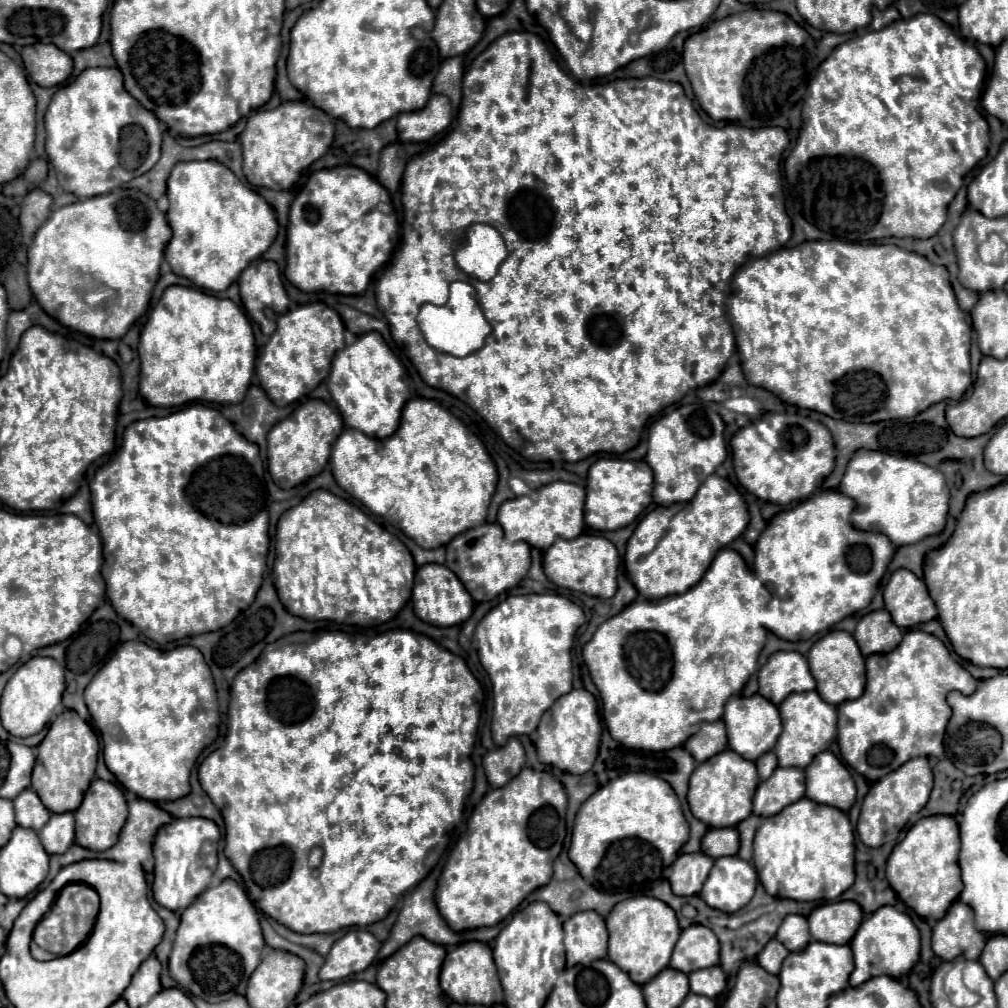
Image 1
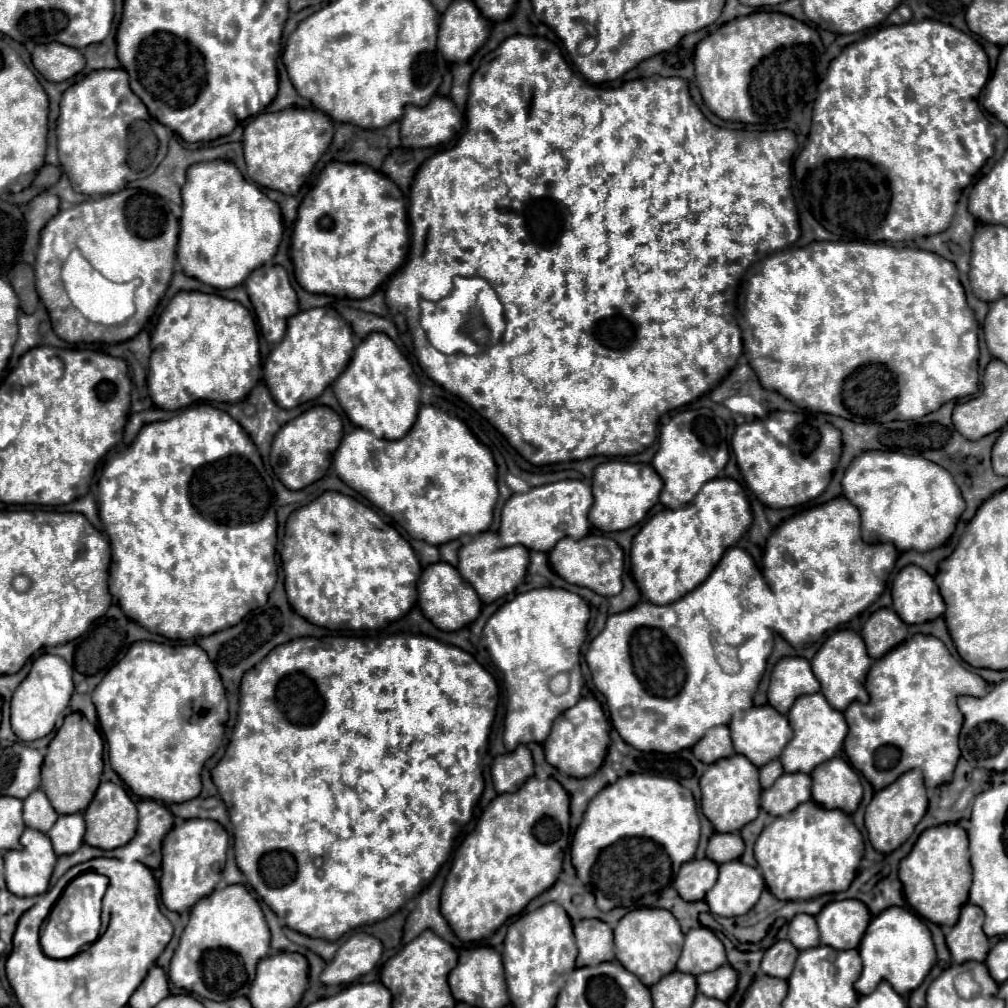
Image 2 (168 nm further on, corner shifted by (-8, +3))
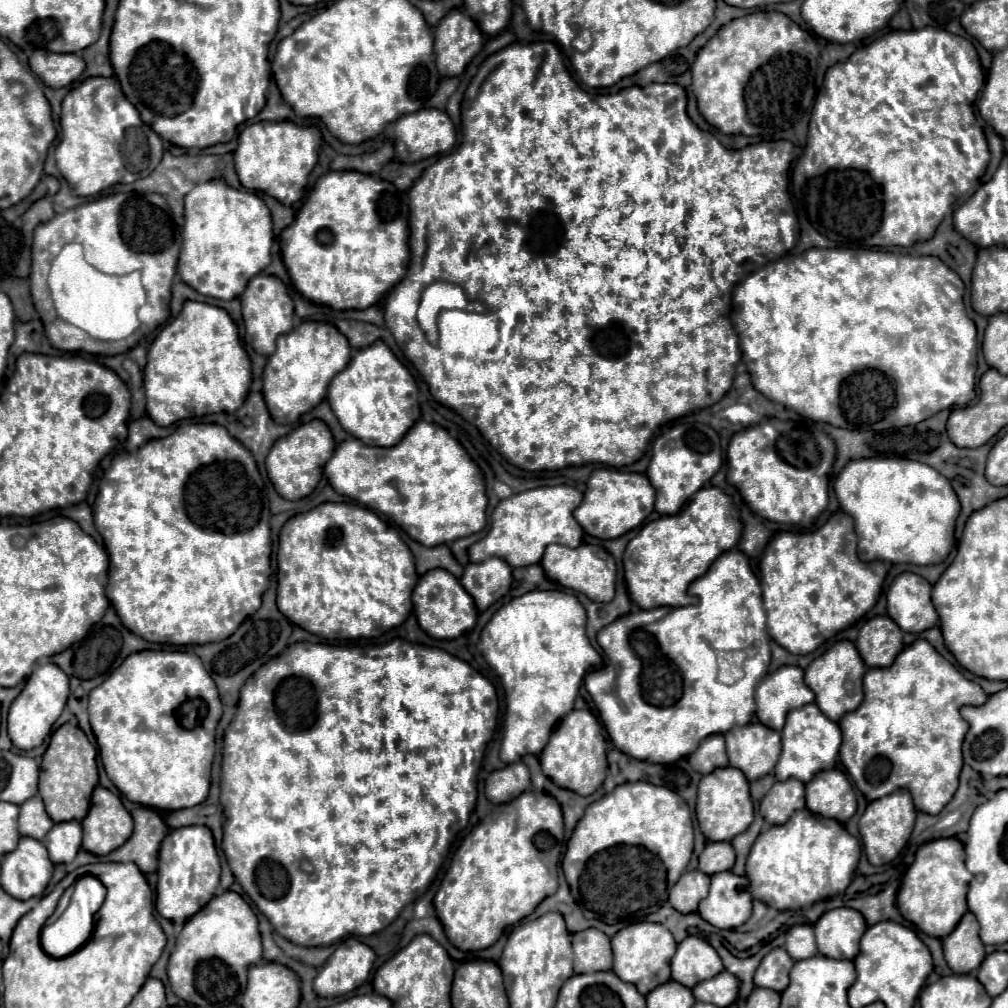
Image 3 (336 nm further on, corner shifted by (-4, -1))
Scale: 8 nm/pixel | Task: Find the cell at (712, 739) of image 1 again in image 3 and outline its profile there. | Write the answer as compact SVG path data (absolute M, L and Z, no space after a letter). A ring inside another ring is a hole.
M709 735L707 739L703 739L697 751L689 755L689 765L701 775L707 775L717 767L727 767L728 758L723 735Z

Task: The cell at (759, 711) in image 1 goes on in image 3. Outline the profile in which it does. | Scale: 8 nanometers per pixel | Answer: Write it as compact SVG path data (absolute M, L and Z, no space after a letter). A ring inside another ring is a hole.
M749 723L747 727L733 727L725 735L729 765L739 769L747 781L761 779L773 773L781 753L781 733Z

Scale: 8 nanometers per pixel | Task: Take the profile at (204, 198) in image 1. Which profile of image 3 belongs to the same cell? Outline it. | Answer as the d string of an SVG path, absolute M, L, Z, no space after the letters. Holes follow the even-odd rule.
M225 181L195 185L185 197L183 251L179 255L181 279L201 295L215 299L241 297L251 277L271 263L273 223L263 199L237 191Z

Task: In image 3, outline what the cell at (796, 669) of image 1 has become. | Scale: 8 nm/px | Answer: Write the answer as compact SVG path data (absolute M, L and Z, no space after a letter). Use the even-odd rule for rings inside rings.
M779 667L769 673L755 691L757 703L757 719L761 725L781 731L785 725L785 717L791 709L803 707L815 701L815 693L803 681L801 667Z

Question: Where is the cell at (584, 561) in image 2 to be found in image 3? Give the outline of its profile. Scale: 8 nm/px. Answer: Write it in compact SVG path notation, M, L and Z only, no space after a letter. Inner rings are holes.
M549 545L541 559L541 567L545 575L567 589L575 589L585 593L591 601L607 603L615 595L615 561L613 557L599 545L579 545L575 549L565 545Z

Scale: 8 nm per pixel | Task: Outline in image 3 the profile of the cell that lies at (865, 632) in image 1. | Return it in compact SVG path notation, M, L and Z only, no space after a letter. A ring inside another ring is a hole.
M873 617L863 625L855 645L867 667L889 667L903 649L903 633L891 617Z

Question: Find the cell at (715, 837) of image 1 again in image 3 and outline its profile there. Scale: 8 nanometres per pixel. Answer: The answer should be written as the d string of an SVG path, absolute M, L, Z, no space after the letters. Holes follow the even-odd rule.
M707 843L699 855L699 871L705 875L715 875L729 871L735 863L735 851L731 843Z

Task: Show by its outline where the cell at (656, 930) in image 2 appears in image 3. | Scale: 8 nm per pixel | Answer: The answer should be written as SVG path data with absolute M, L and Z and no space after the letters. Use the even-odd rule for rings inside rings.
M647 921L629 925L615 933L615 937L611 939L611 947L613 947L613 973L619 975L619 979L623 981L633 983L641 995L647 995L655 987L669 981L671 977L669 961L675 955L677 943L669 933L669 929L665 929L663 925Z

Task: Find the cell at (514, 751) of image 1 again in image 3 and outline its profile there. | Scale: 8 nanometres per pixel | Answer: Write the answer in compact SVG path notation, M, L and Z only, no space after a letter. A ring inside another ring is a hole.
M511 763L499 771L493 771L485 781L485 795L491 803L509 803L523 791L531 789L529 769L525 763Z

